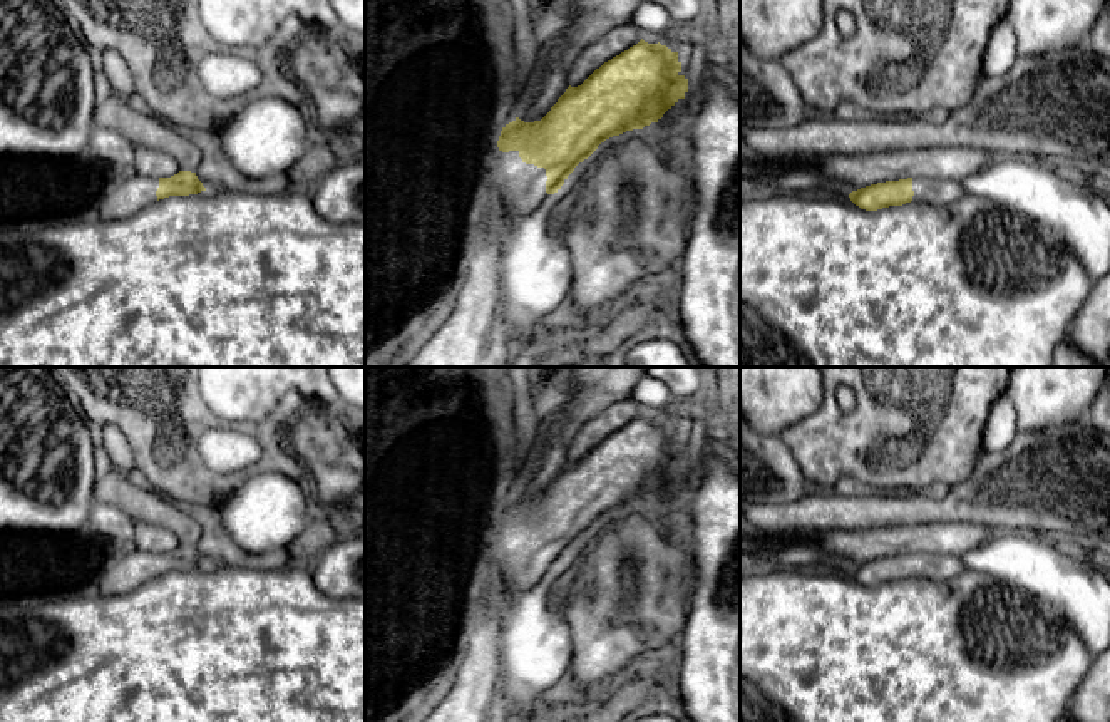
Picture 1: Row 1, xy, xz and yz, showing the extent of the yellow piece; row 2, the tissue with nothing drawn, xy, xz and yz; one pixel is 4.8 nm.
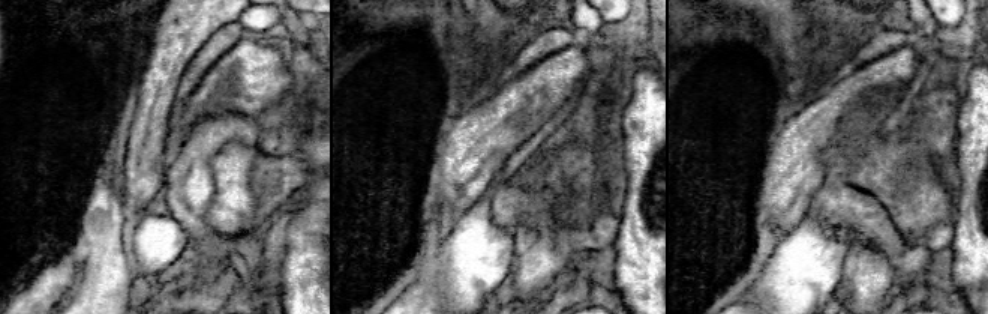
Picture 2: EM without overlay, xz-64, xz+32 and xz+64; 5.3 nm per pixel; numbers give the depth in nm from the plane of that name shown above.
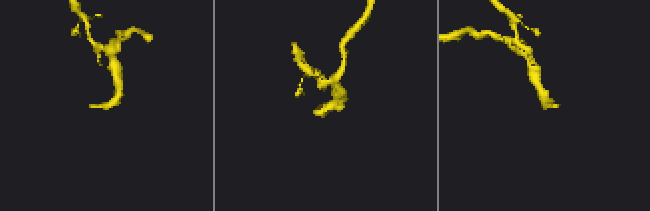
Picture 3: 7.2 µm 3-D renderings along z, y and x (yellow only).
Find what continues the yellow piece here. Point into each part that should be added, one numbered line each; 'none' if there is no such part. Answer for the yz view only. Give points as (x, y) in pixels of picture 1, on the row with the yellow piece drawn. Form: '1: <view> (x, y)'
1: yz (926, 190)

